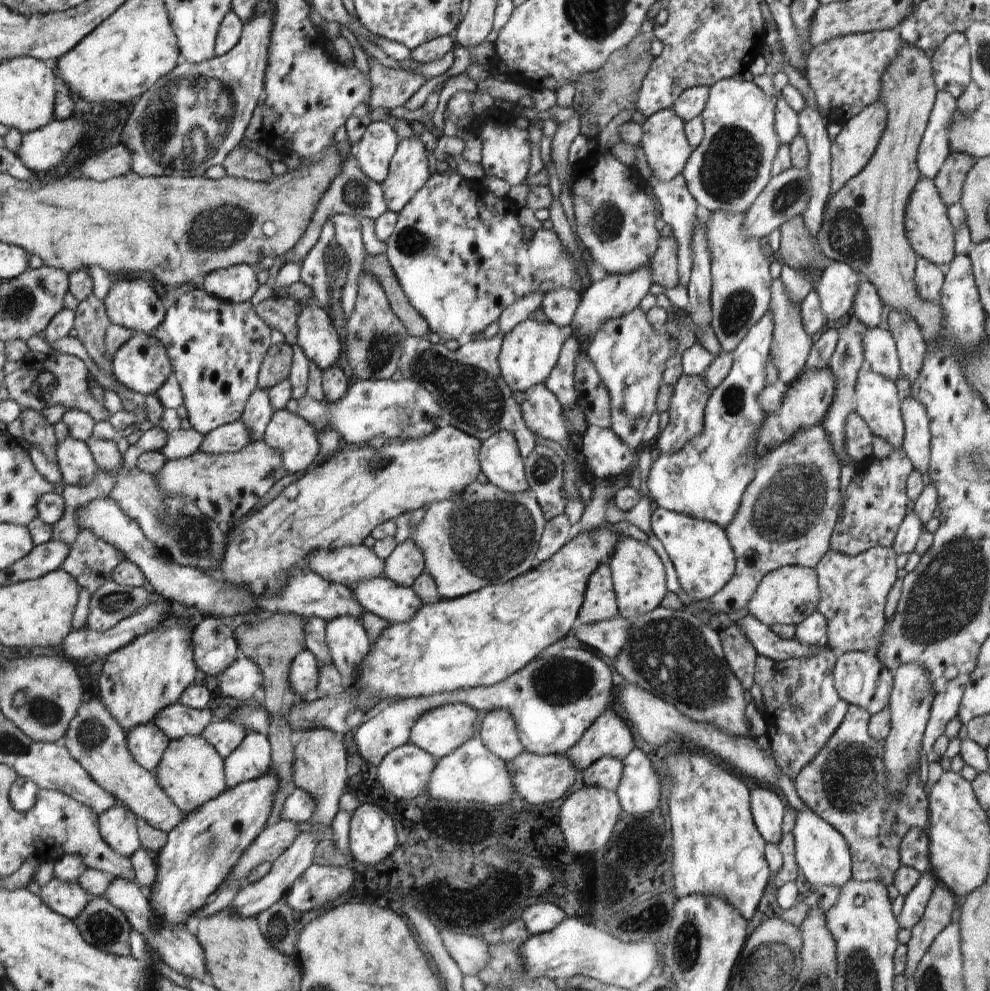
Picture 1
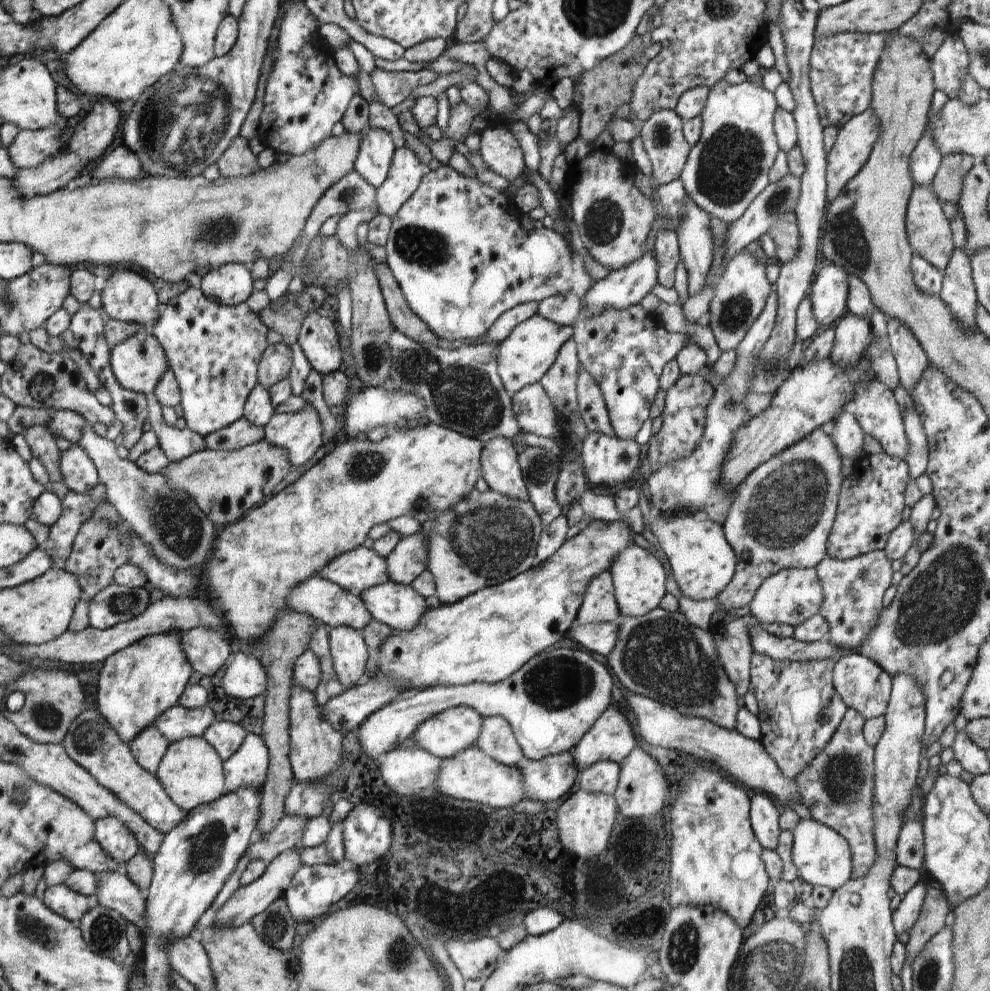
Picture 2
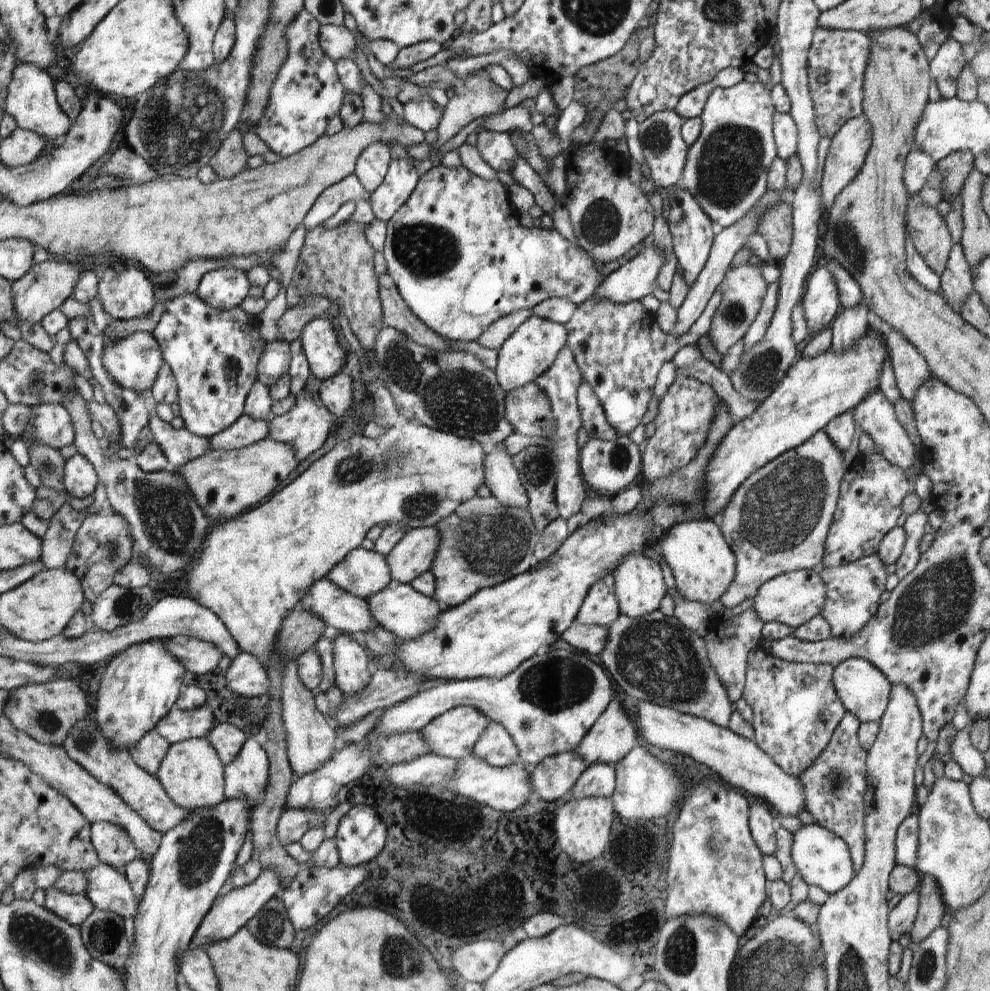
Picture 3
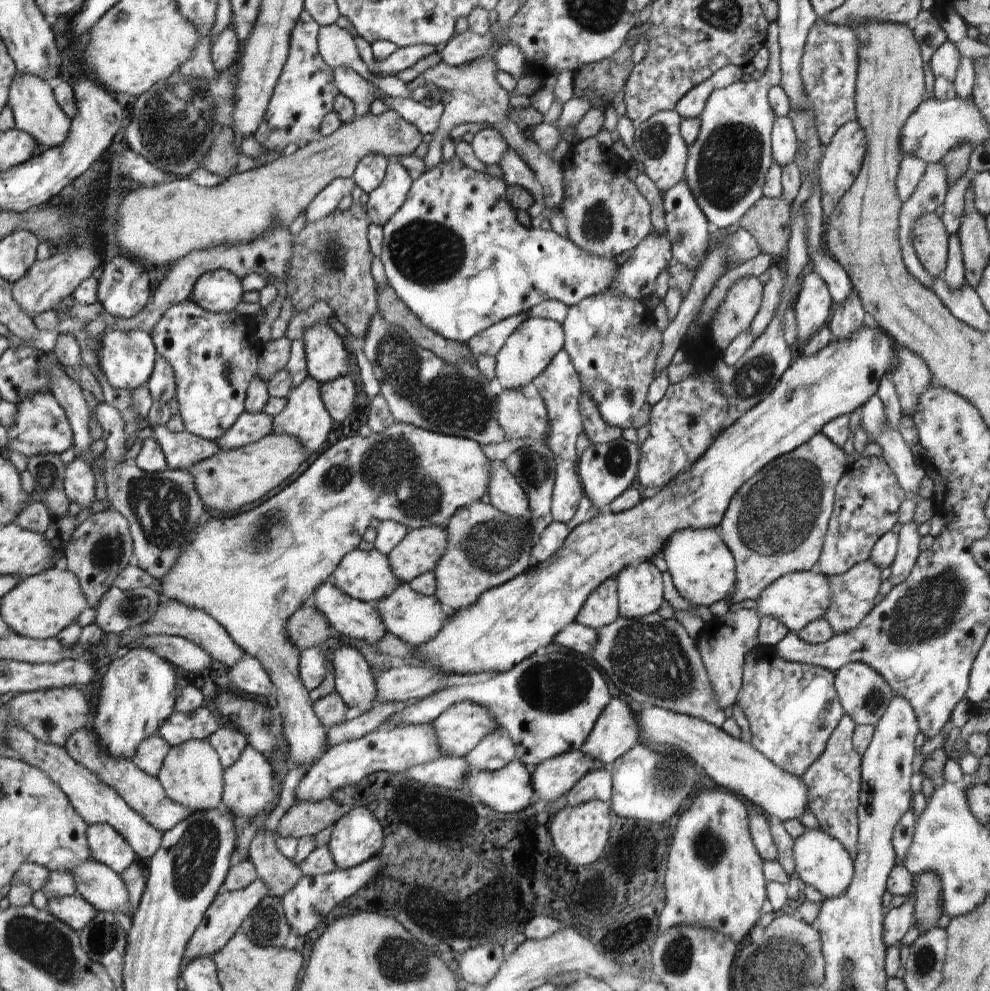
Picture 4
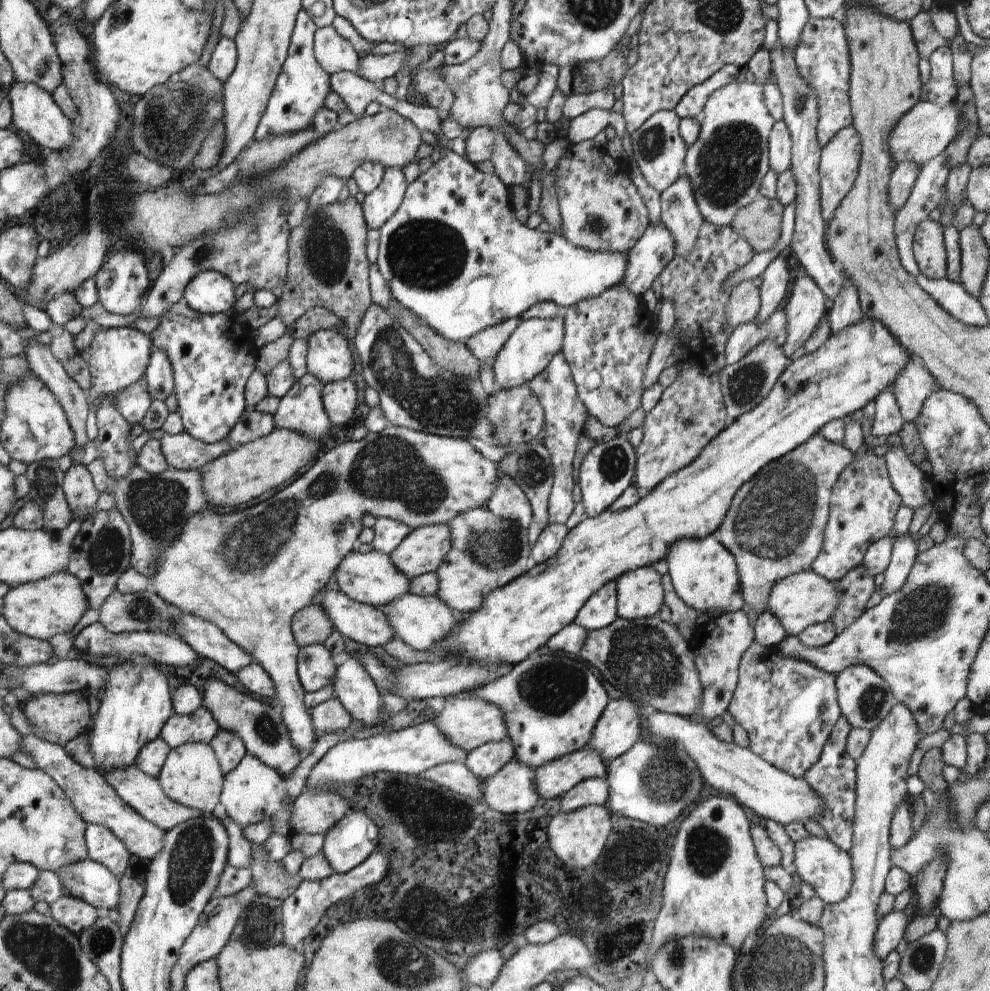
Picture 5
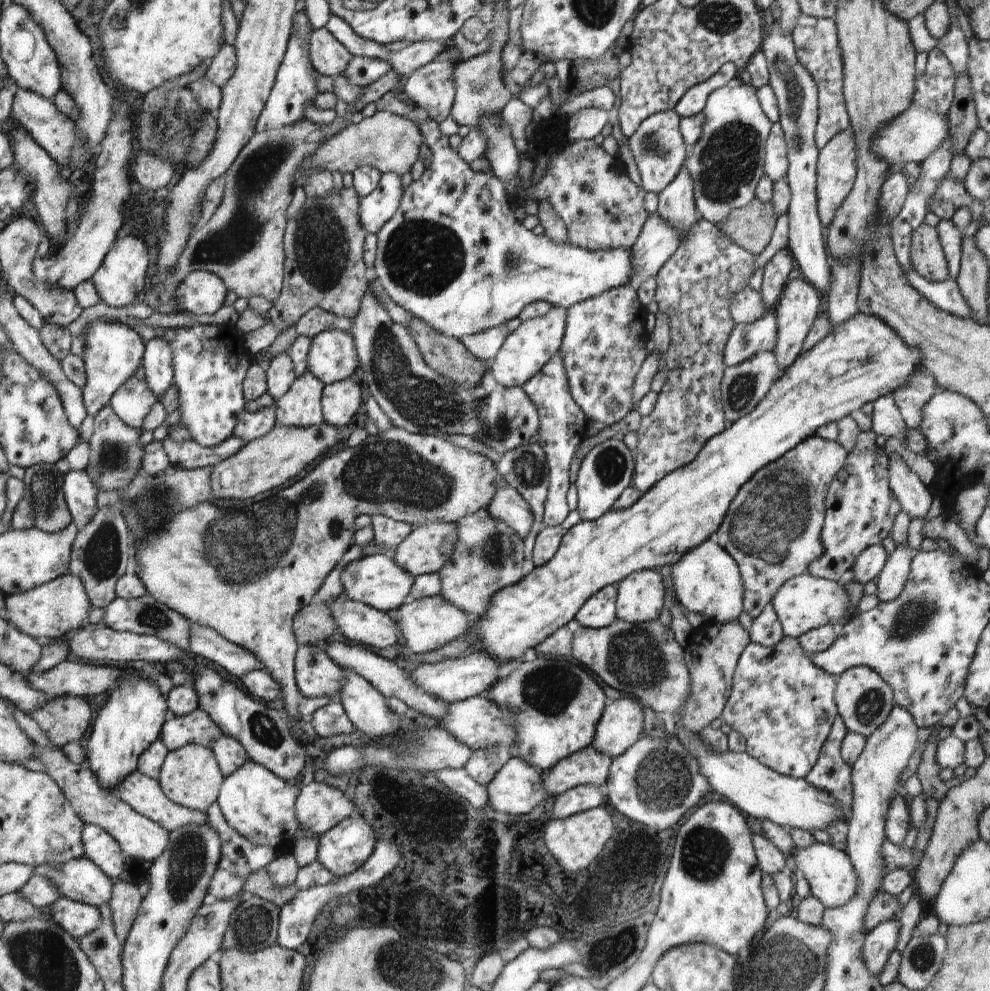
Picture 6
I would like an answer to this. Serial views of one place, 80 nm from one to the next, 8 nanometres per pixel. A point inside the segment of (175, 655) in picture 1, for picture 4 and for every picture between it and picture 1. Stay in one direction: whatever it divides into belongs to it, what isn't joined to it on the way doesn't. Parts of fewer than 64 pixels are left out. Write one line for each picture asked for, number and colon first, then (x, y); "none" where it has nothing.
2: (138, 684)
3: (138, 687)
4: (137, 697)

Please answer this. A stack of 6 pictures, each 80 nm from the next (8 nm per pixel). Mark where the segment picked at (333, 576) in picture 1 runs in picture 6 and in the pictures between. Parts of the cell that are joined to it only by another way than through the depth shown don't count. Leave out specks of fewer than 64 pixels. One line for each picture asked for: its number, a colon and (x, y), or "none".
2: (356, 571)
3: (363, 573)
4: (365, 575)
5: (371, 578)
6: (378, 581)

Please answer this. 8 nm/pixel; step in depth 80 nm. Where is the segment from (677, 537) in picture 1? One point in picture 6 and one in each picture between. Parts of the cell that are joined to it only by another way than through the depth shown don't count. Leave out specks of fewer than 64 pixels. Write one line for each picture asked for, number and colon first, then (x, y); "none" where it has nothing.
2: (703, 563)
3: (703, 565)
4: (702, 568)
5: (705, 576)
6: (706, 580)

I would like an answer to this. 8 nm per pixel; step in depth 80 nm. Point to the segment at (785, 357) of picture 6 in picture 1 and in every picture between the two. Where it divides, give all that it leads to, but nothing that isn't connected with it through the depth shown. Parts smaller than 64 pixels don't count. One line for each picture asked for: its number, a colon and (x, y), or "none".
1: (836, 286)
2: (828, 294)
3: (821, 302)
4: (812, 306)
5: (805, 309)

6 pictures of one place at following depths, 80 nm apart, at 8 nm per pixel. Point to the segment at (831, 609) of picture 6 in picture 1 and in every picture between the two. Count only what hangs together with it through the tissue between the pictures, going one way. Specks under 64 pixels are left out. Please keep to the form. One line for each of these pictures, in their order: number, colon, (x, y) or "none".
1: (787, 596)
2: (791, 596)
3: (793, 598)
4: (794, 600)
5: (802, 599)

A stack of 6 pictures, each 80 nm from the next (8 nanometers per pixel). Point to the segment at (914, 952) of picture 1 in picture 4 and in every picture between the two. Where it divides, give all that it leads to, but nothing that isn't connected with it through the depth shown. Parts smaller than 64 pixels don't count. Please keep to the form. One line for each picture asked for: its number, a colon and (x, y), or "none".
2: (933, 914)
3: (931, 910)
4: (928, 905)

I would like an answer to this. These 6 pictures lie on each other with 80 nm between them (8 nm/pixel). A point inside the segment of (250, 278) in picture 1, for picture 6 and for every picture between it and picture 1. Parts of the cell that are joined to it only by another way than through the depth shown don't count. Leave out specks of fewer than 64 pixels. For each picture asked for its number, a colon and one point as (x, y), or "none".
2: (230, 285)
3: (225, 288)
4: (219, 291)
5: (211, 292)
6: (202, 292)

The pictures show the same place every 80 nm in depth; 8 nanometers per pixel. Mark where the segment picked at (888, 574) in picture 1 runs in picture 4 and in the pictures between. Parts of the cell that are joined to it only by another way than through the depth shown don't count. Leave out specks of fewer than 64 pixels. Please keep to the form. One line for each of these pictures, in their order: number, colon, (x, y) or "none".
2: (853, 589)
3: (853, 590)
4: (852, 593)

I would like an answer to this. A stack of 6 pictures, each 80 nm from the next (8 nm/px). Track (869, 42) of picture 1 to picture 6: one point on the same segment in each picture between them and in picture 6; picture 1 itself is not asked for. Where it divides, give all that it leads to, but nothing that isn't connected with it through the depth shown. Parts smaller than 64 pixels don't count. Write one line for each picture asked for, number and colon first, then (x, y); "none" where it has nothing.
2: (841, 67)
3: (837, 60)
4: (829, 65)
5: (823, 58)
6: (817, 48)

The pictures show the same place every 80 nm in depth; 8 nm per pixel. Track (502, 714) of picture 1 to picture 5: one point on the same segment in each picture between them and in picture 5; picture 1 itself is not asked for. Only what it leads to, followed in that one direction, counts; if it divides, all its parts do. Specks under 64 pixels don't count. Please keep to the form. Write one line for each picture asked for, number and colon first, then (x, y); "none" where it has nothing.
2: (496, 739)
3: (495, 746)
4: (496, 750)
5: (484, 761)

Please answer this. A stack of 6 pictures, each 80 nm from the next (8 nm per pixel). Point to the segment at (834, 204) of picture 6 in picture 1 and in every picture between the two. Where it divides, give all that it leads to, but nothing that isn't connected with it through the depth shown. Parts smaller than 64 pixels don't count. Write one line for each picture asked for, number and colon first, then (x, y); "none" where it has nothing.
1: (855, 145)
2: (855, 140)
3: (850, 146)
4: (841, 161)
5: (839, 164)

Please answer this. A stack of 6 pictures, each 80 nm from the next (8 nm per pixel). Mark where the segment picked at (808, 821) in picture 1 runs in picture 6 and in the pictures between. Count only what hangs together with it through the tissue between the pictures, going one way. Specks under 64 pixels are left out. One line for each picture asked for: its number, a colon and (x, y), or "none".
2: (822, 857)
3: (822, 858)
4: (821, 861)
5: (819, 863)
6: (829, 872)

